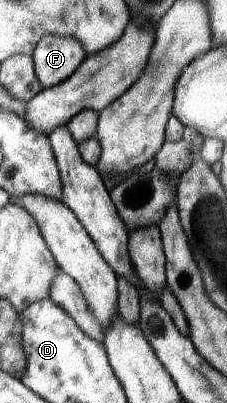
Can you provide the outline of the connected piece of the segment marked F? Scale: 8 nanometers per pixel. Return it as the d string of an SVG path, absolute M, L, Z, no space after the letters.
M43 36L32 52L35 72L43 89L65 82L88 57L86 46L71 36Z

